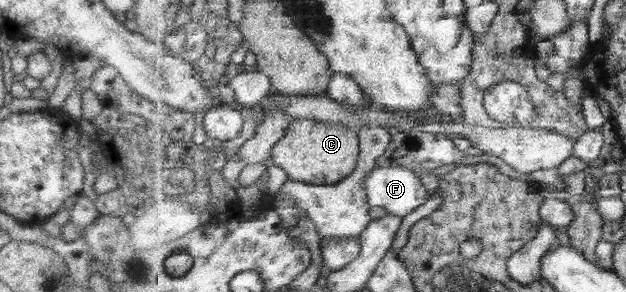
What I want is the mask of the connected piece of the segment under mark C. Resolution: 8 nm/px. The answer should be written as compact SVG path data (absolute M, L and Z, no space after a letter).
M294 119L287 133L275 144L272 163L284 170L289 180L313 185L335 185L348 178L358 166L360 159L360 133L351 131L344 123L327 123L317 119Z

